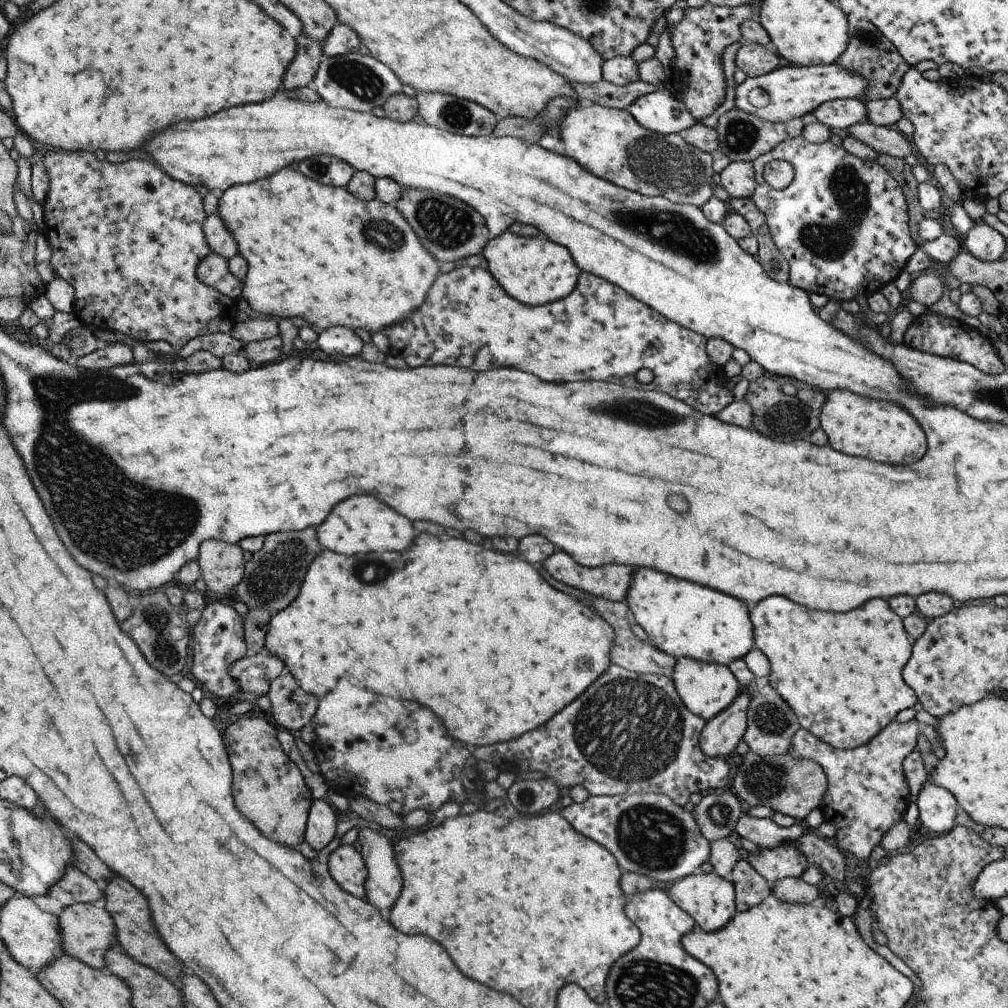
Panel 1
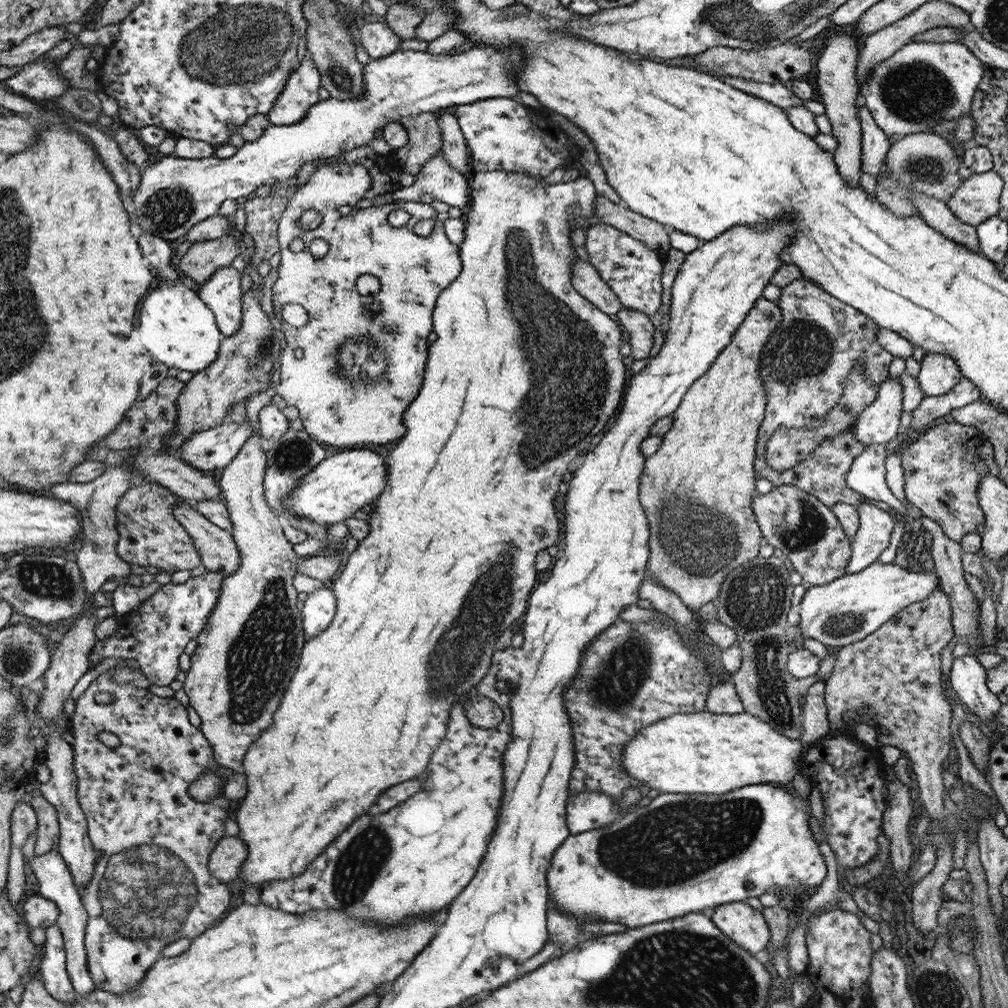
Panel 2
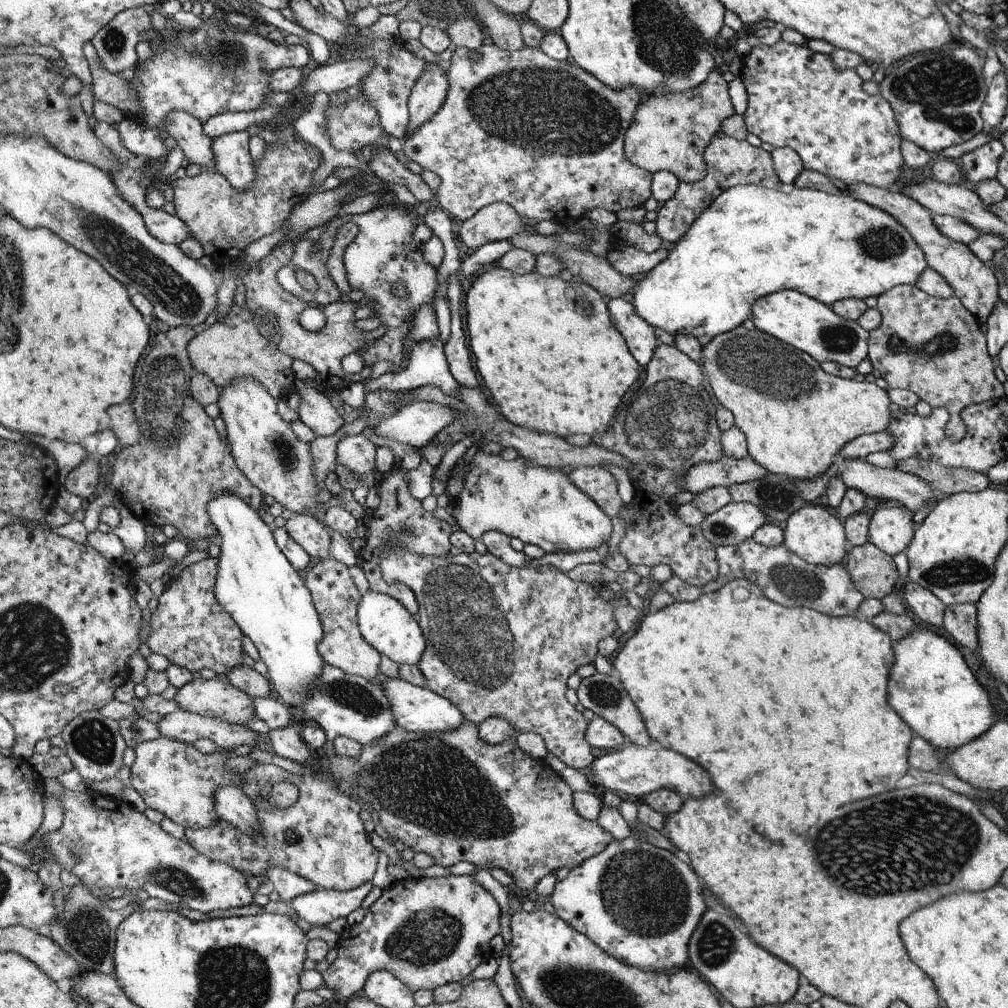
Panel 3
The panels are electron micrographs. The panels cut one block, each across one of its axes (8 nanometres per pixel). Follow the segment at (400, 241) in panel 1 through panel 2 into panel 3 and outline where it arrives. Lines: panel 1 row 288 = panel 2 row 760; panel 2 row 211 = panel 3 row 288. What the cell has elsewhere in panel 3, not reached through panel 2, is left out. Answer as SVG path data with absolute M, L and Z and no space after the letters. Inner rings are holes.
M494 264L492 270L486 270L478 276L472 285L469 286L466 293L466 324L468 334L470 335L470 348L476 358L476 368L482 380L484 380L484 389L487 391L492 403L498 412L508 422L516 426L527 428L536 432L550 433L566 438L572 434L588 434L594 437L598 434L604 434L613 420L619 404L622 402L630 386L638 380L640 376L640 364L630 354L629 348L618 329L612 325L609 317L607 299L604 298L594 287L583 282L563 280L558 276L542 276L536 272L530 274L518 274L506 270Z

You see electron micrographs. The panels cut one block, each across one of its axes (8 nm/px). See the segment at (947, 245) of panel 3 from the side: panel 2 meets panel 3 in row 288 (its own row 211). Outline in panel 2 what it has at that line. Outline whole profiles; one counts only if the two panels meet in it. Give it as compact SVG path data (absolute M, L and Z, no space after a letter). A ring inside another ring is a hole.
M996 171L972 173L946 204L962 222L977 227L998 214L1002 189L1002 177Z

